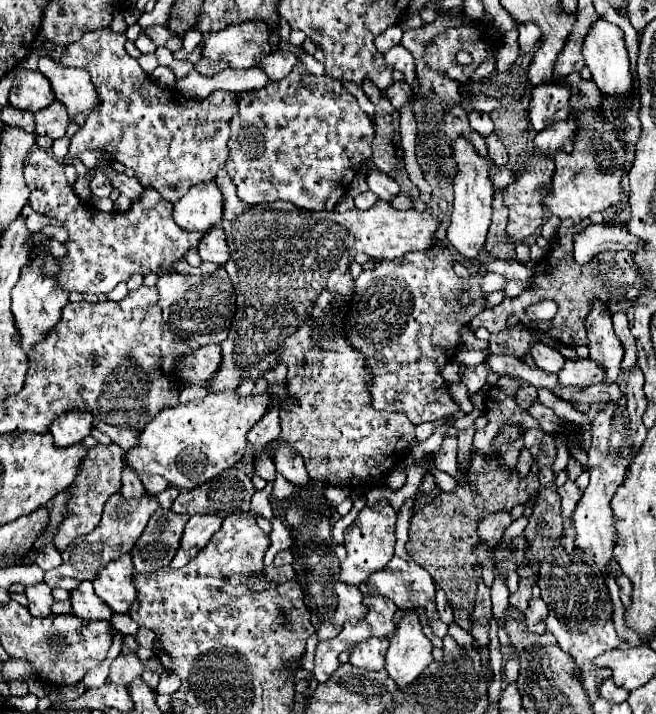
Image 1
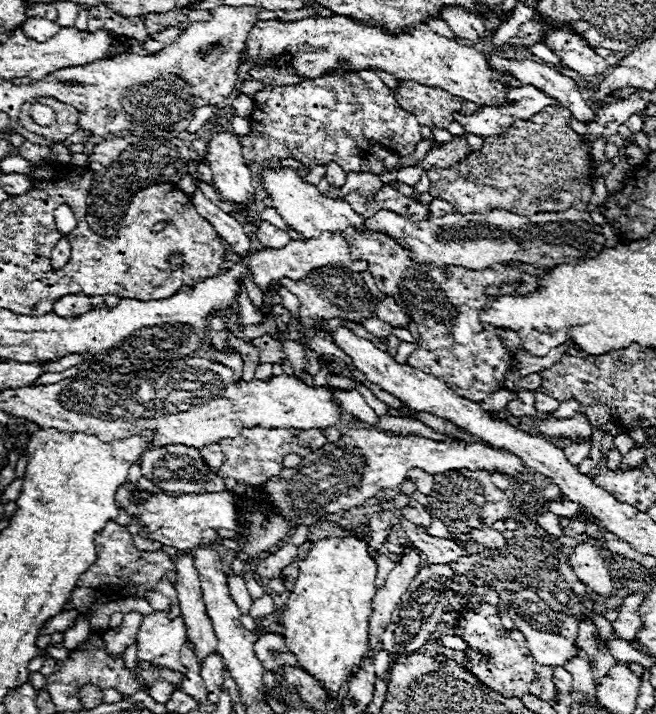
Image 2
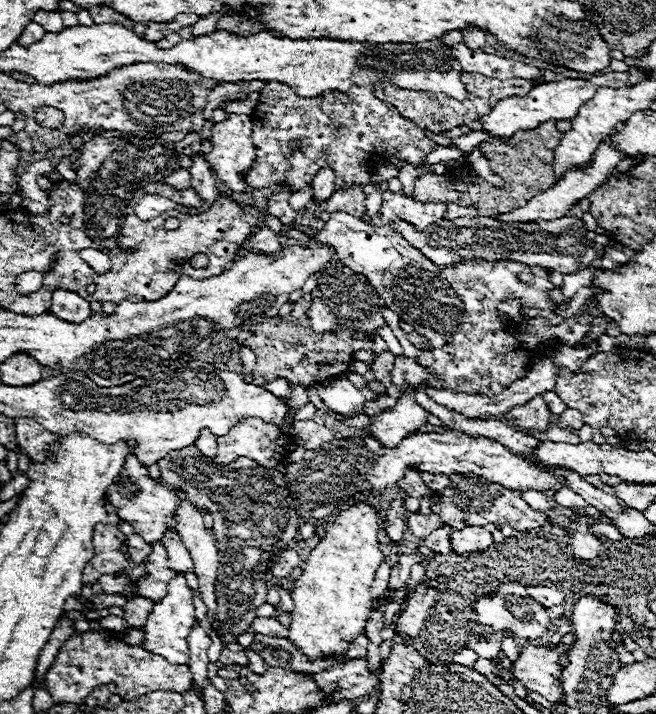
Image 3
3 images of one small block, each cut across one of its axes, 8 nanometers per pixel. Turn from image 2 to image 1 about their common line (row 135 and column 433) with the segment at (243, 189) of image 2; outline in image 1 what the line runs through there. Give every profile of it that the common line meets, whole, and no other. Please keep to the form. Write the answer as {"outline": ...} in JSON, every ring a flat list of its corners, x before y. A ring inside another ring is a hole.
{"outline":[[220,168,216,184,224,196,222,230,230,248,230,258,224,268,236,290,236,314,232,318,228,338,220,342,224,360,216,370,216,376,212,376,212,382,206,384,206,390,232,390,238,388,240,382,248,380,248,374,252,372,252,380,258,380,264,370,270,370,276,364,286,364,288,392,296,396,296,404,282,404,282,436,270,444,270,450,274,452,276,444,288,444,296,448,296,452,304,458,308,474,314,482,346,486,350,490,384,484,390,472,408,456,416,434,404,412,372,408,372,374,364,364,364,354,358,348,352,348,344,336,344,312,348,310,348,300,352,298,354,288,350,264,358,253,364,253,372,259,393,260,404,256,406,252,428,250,440,222,430,212,396,210,384,200,378,200,364,212,356,208,348,212,308,212,282,200,250,206,238,198,236,186,224,168]]}

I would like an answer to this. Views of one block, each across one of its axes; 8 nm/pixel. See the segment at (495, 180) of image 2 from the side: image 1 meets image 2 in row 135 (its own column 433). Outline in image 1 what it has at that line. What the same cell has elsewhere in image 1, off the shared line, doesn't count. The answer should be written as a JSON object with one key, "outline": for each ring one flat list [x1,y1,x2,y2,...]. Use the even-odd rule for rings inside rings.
{"outline":[[458,484,456,490,448,494,442,492,440,498,434,498,424,510,412,516,410,540,406,542,406,550,412,556,412,560,424,566,446,592,446,598,454,608,456,624,460,624,466,632,470,630,470,614,474,610,476,596,476,574,472,574,474,558,466,558,466,554,472,554,474,546,478,544,476,526,478,518,486,516,484,508,484,498,476,492,476,488]]}

